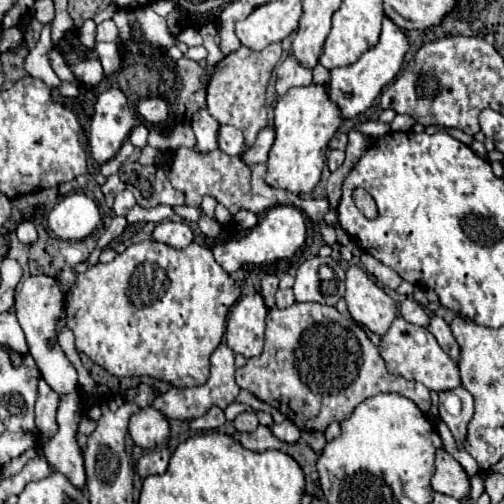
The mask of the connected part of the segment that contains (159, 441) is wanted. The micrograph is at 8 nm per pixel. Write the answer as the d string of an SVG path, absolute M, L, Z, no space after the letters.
M151 405L137 411L129 421L129 435L139 447L145 447L145 449L163 447L169 439L169 431L171 431L171 425L167 417Z

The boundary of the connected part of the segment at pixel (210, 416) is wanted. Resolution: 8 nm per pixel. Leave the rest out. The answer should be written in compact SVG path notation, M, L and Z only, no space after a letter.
M211 407L205 415L201 415L201 417L197 417L197 419L191 421L191 429L195 429L195 431L213 431L213 429L223 427L225 421L227 419L225 419L223 409Z

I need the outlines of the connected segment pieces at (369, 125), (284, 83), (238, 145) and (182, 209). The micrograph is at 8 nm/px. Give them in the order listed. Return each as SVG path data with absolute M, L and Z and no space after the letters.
M371 120L355 126L354 130L379 138L390 132L390 125Z
M293 53L287 55L287 59L277 67L277 95L283 95L289 91L289 87L299 87L311 83L311 69L303 67Z
M223 125L219 131L219 149L227 155L241 155L245 151L243 133L231 125Z
M183 203L183 205L175 205L173 211L175 211L177 217L181 217L181 219L185 219L185 221L197 221L197 219L199 219L197 207L191 207L191 205L185 205L185 203Z

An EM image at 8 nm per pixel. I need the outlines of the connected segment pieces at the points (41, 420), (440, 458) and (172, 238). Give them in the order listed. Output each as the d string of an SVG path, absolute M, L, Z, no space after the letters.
M41 379L39 397L35 403L35 423L45 439L51 439L57 433L57 419L55 419L57 405L59 405L59 395Z
M437 451L435 459L437 471L431 479L431 487L439 493L451 495L455 499L463 499L469 495L469 475L463 471L463 467L447 453L447 451Z
M175 219L159 223L153 231L153 239L167 243L171 247L177 247L177 249L187 247L193 241L193 237L195 237L193 229L185 221L175 221Z

